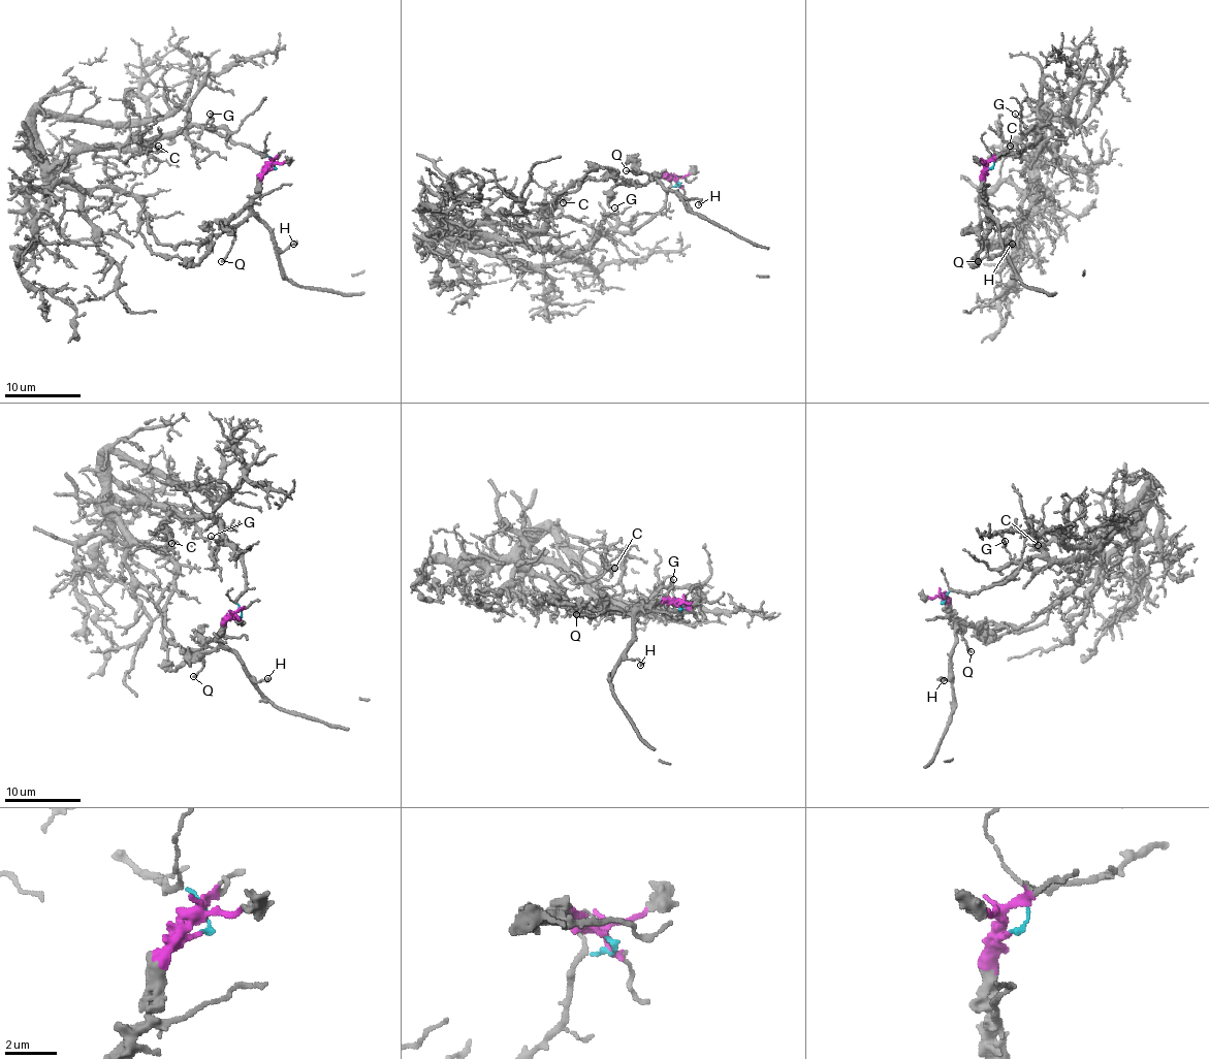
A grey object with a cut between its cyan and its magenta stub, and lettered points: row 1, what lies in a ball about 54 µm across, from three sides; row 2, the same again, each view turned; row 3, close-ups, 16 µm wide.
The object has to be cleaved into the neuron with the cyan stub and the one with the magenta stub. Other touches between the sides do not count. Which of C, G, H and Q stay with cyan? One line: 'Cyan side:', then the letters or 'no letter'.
Cyan side: C, G

